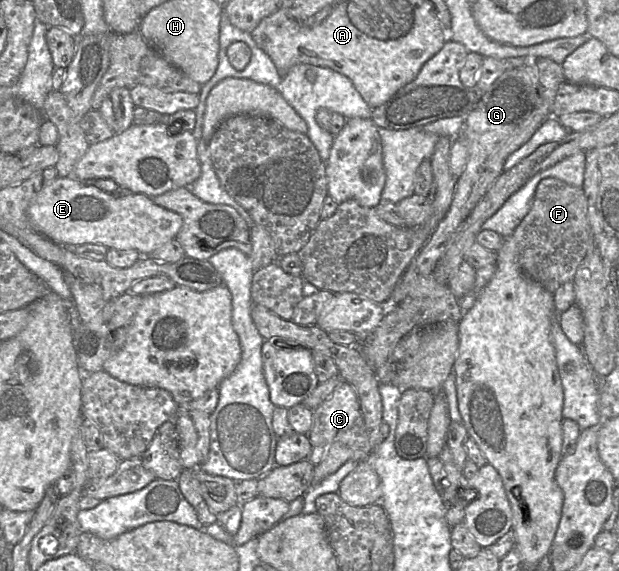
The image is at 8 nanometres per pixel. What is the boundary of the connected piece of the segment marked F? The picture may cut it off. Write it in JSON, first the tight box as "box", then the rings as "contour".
{"box":[512,178,594,294],"contour":[[[556,178],[543,179],[536,188],[530,211],[512,234],[520,268],[552,294],[562,284],[573,281],[578,266],[594,248],[587,208],[583,188]]]}

